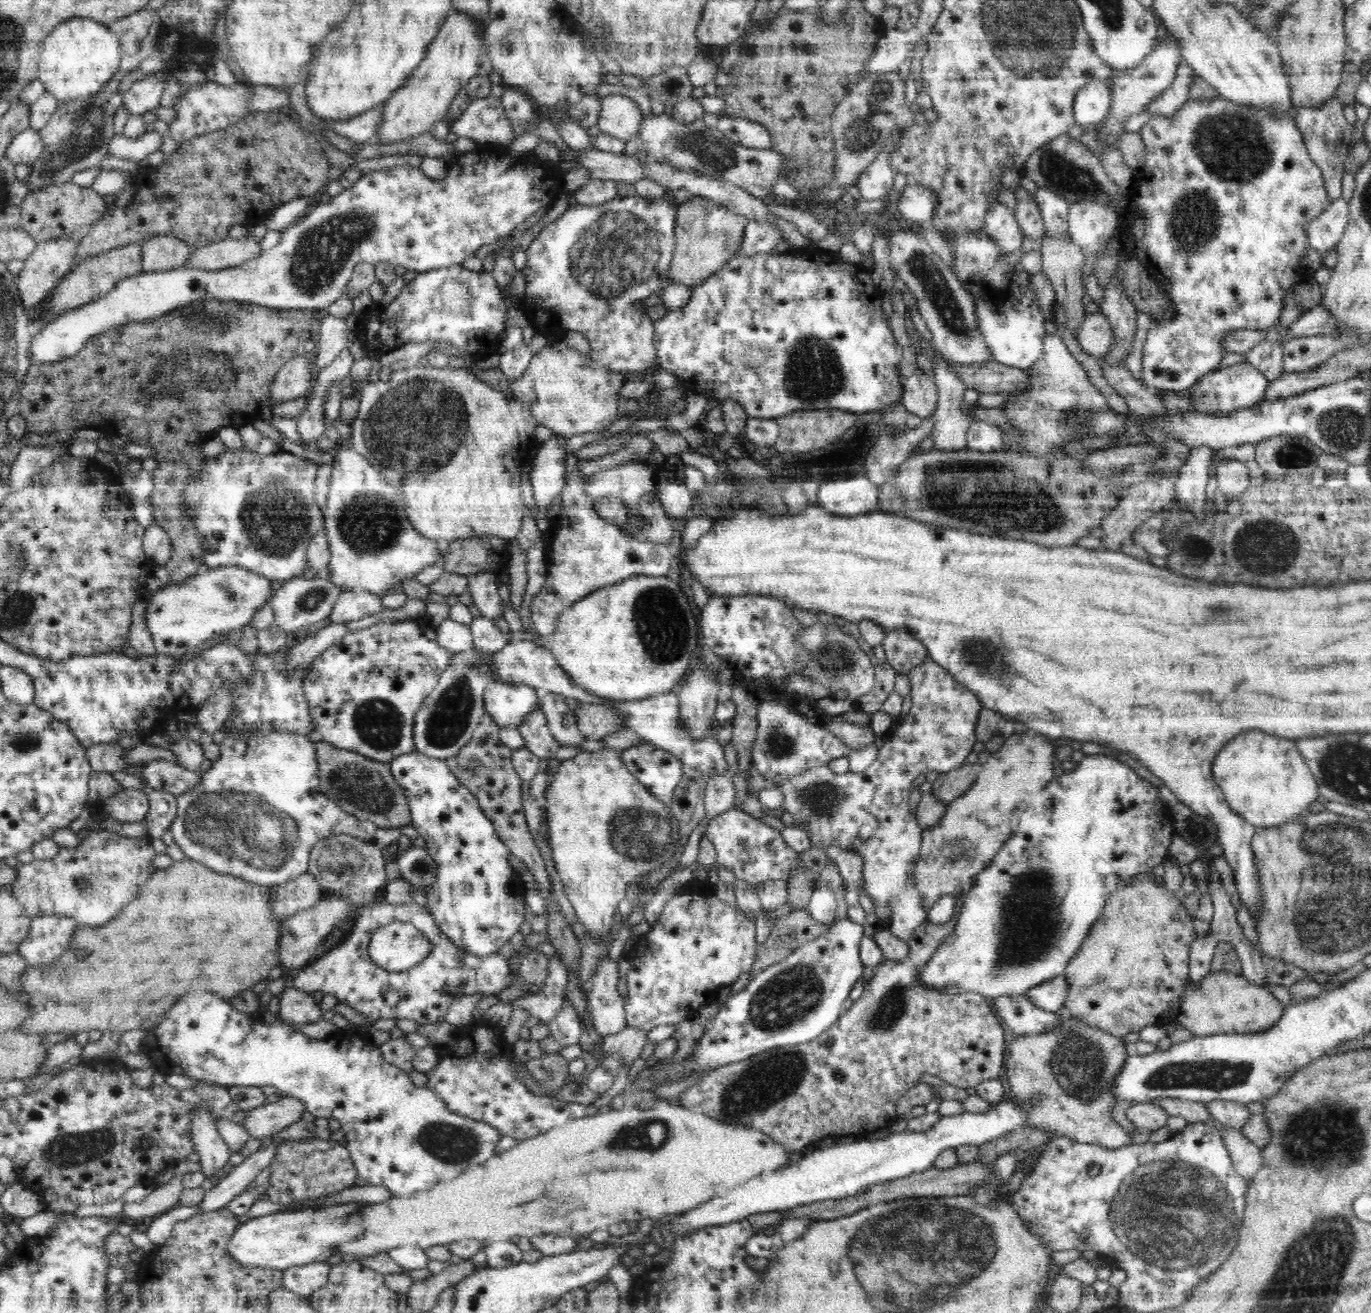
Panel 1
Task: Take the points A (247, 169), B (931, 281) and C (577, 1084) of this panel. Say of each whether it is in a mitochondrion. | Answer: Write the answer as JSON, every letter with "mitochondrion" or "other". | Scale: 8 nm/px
{"A":"other","B":"mitochondrion","C":"other"}

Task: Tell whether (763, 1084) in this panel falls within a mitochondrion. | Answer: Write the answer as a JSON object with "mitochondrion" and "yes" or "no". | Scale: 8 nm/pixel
{"mitochondrion":"yes"}

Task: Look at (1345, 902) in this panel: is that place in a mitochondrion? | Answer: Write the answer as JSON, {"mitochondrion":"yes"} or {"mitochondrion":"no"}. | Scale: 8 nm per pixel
{"mitochondrion":"yes"}

